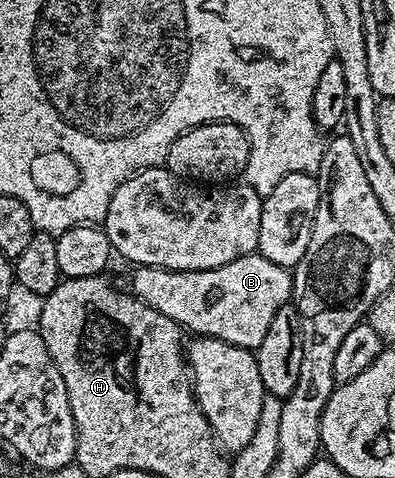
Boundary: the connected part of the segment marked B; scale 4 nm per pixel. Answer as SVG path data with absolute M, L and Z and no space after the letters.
M248 253L245 257L235 259L231 263L227 263L223 267L215 267L214 269L200 269L199 271L179 271L178 269L152 269L149 265L142 265L132 270L133 278L130 279L128 288L133 296L138 297L143 303L147 303L151 307L155 307L157 311L163 311L163 315L167 315L167 319L175 319L175 323L181 326L182 330L188 331L190 334L200 335L202 337L214 337L223 343L231 343L235 347L243 347L244 349L256 350L259 343L263 343L263 335L267 335L267 327L271 327L271 319L275 319L275 311L279 311L279 307L290 304L293 295L293 275L290 270L284 269L279 263L271 263L271 259L264 257L262 253Z

